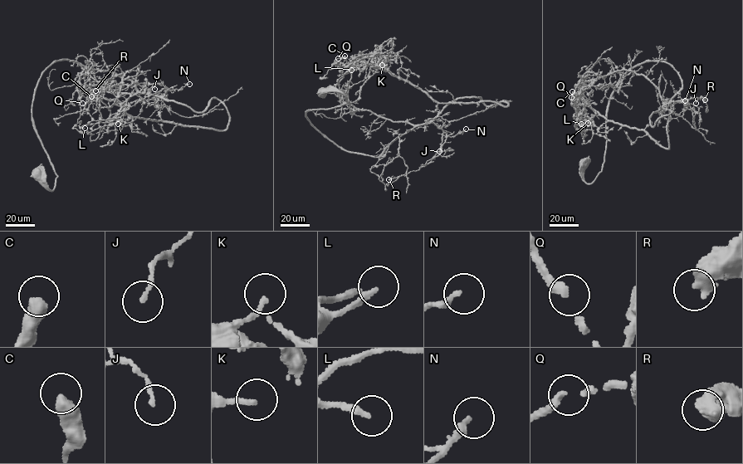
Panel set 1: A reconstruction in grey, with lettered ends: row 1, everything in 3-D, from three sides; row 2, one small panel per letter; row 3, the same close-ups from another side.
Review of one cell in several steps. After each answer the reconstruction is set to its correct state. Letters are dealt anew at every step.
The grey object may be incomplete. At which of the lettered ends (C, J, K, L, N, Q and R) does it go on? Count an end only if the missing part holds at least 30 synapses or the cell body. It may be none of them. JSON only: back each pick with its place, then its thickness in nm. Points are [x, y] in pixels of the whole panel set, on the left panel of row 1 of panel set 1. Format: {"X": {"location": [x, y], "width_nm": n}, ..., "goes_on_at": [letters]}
{"goes_on_at": []}

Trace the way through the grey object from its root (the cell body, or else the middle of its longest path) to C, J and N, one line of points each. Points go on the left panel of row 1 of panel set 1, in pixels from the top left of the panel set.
C: (36, 175), (52, 190), (43, 72), (69, 59), (137, 91), (89, 69), (91, 96)
J: (36, 175), (52, 190), (57, 175), (31, 109), (52, 63), (80, 62), (110, 92), (165, 86), (154, 89)
N: (36, 175), (52, 190), (57, 175), (31, 107), (53, 62), (80, 62), (110, 92), (156, 94), (189, 84)

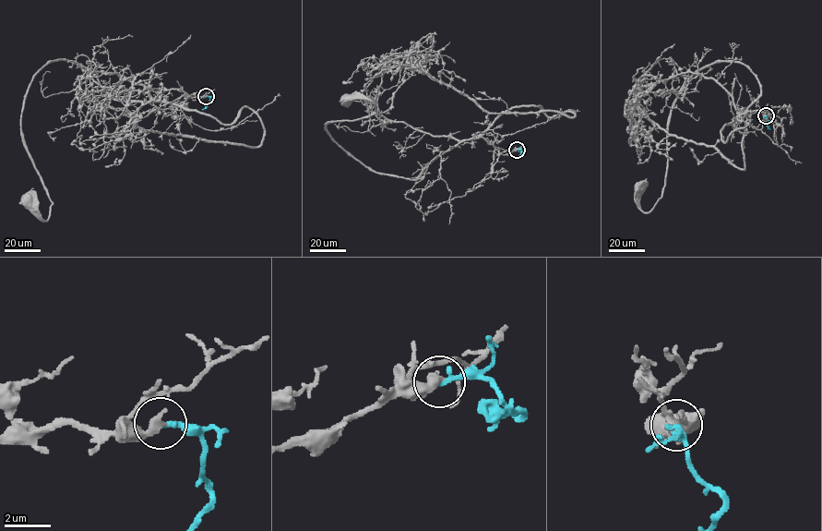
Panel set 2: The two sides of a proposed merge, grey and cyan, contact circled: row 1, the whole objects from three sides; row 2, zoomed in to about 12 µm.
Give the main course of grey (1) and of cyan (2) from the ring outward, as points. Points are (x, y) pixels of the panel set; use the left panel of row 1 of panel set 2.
1: (206, 96), (119, 101), (84, 67), (47, 62), (20, 119), (52, 203), (46, 221), (27, 202)
2: (206, 96), (210, 102), (202, 109)

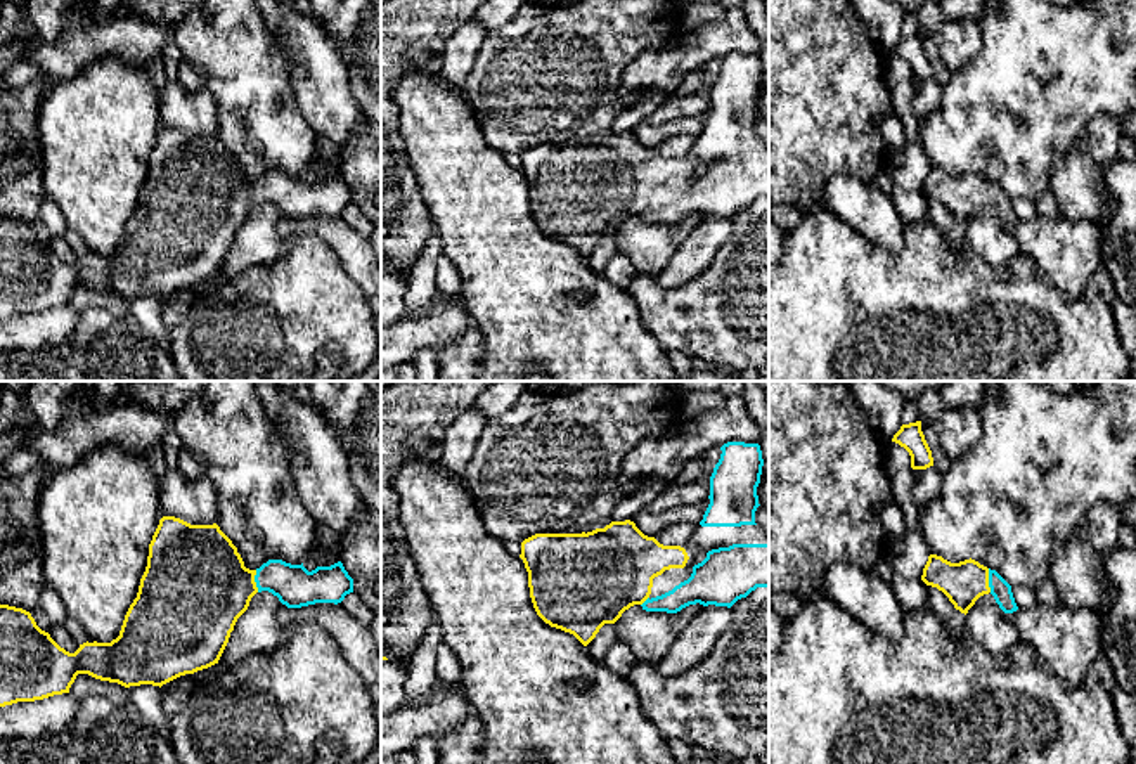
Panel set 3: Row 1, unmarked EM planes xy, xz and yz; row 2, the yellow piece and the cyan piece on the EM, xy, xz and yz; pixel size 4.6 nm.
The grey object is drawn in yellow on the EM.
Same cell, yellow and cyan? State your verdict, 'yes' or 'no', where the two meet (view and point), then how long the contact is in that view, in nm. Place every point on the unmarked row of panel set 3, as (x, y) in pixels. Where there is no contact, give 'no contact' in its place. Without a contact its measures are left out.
yes | yz (987, 193) | 110 nm

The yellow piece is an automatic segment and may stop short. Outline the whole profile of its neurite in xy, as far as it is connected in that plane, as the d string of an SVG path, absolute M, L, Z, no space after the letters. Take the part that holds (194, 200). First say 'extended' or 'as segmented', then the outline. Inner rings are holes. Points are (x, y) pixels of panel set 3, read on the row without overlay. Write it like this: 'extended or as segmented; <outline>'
extended; M163 128L149 156L147 178L119 248L111 255L83 255L74 265L42 243L29 223L0 217L0 319L69 305L78 286L125 300L163 298L180 288L218 275L237 230L256 204L268 203L287 220L341 215L353 204L353 191L338 173L308 184L303 175L268 172L256 182L244 178L237 159L213 137L190 137Z

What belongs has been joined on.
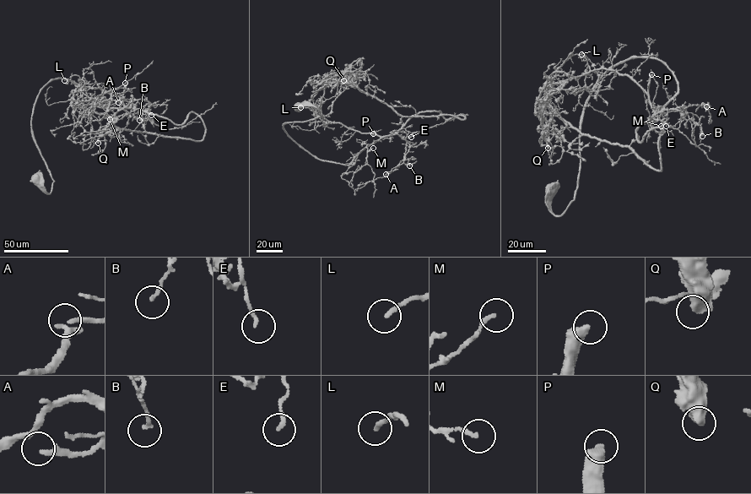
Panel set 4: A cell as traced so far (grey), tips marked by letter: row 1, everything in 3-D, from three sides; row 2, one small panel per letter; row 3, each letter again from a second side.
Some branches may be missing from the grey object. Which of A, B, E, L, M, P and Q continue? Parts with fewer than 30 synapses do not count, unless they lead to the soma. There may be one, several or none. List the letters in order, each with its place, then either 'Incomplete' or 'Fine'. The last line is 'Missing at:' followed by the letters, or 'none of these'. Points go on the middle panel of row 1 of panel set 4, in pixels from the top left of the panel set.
A: Place: (386, 174). Incomplete
B: Place: (409, 165). Fine
E: Place: (411, 137). Fine
L: Place: (300, 107). Incomplete
M: Place: (373, 148). Fine
P: Place: (373, 133). Incomplete
Q: Place: (343, 80). Fine
Missing at: A, L, P

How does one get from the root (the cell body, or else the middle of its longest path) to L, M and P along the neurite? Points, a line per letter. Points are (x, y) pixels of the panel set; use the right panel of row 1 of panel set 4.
L: (548, 193), (556, 215), (574, 199), (597, 78), (657, 58), (678, 89), (654, 111), (632, 79), (581, 54)
M: (548, 193), (559, 215), (576, 188), (586, 100), (624, 60), (672, 72), (661, 126)
P: (548, 193), (556, 215), (574, 199), (597, 78), (657, 58), (678, 89), (654, 111), (651, 74)

